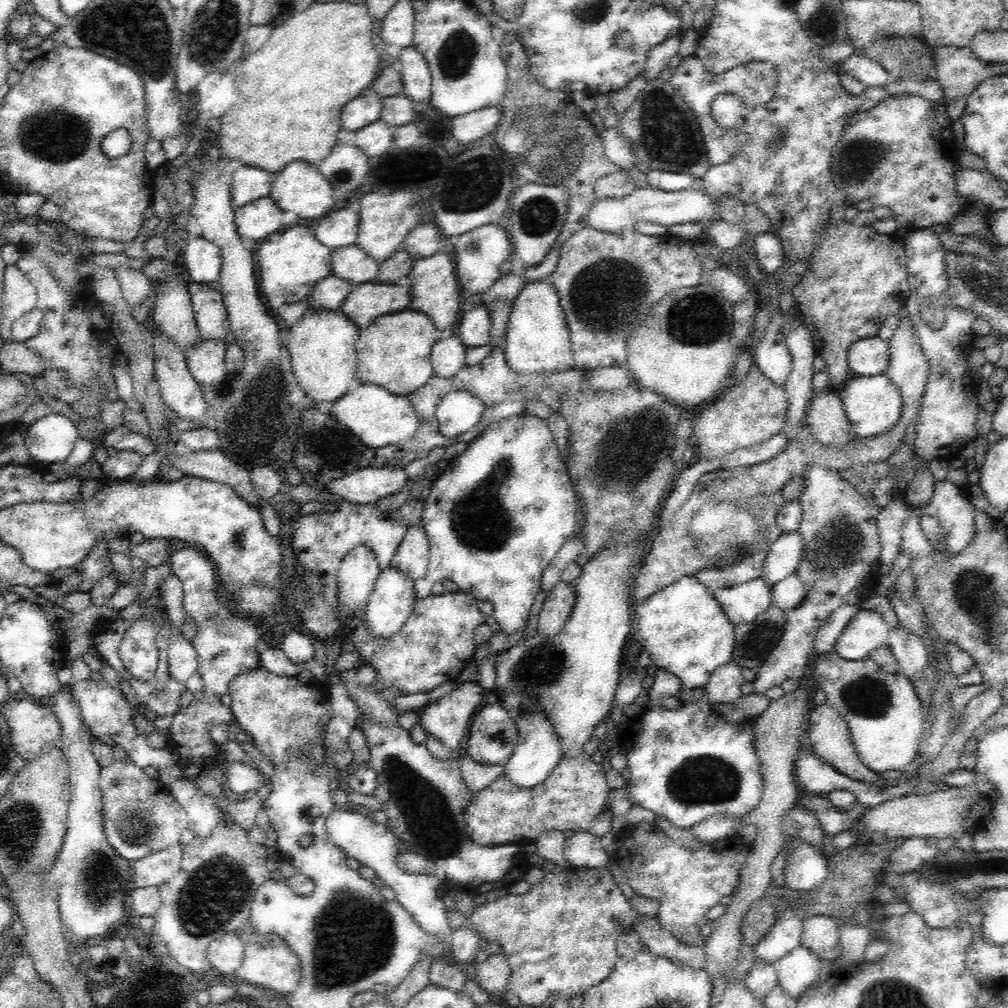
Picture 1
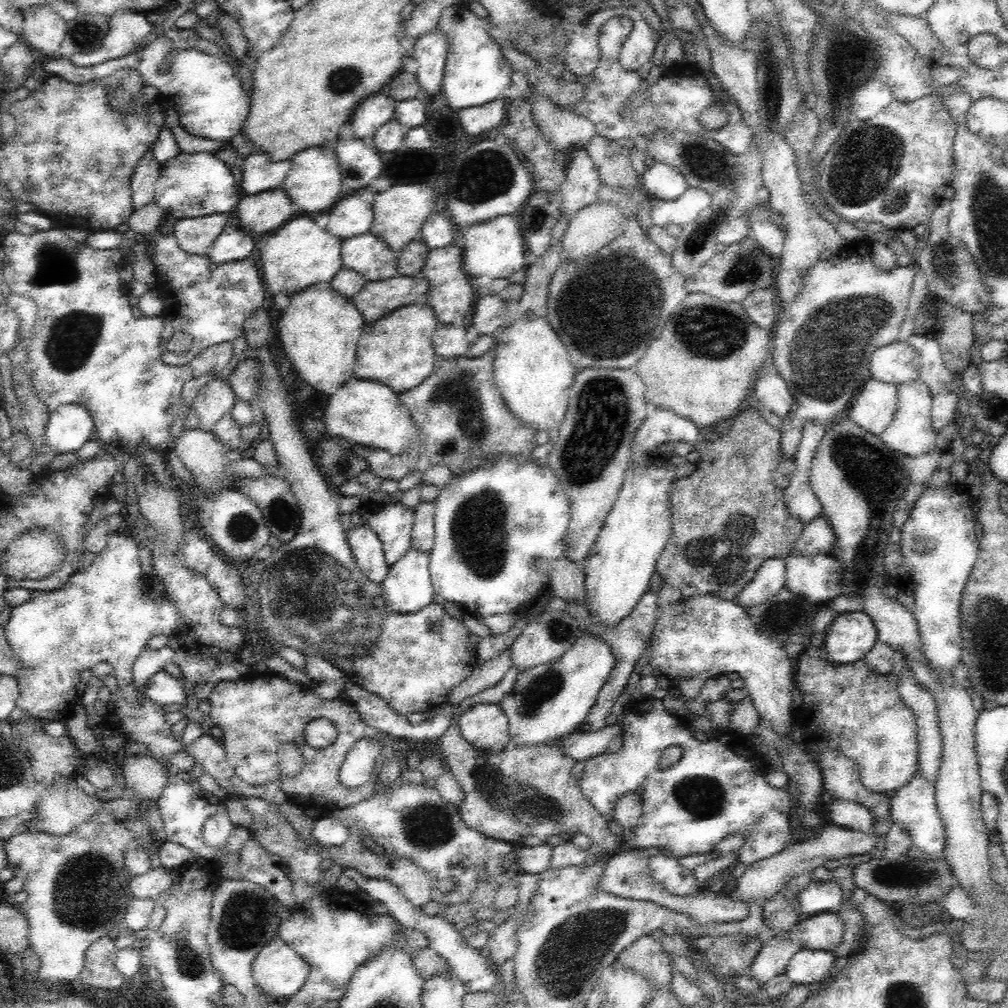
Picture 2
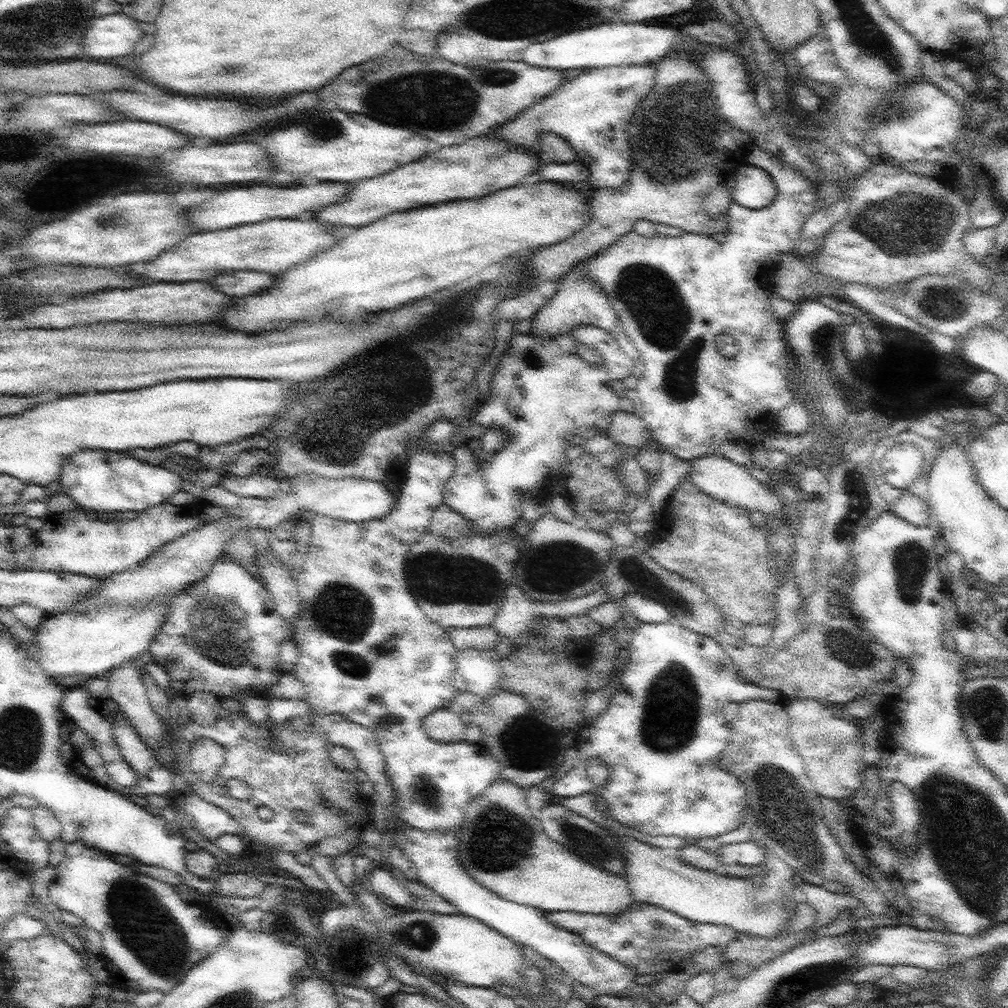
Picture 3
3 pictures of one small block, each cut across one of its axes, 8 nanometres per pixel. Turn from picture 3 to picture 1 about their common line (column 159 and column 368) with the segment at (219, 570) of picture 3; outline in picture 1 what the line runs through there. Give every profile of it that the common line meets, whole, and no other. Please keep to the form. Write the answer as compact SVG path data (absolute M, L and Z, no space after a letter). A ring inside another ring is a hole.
M460 590L418 599L404 626L390 638L374 638L365 625L363 612L341 614L339 598L336 617L338 630L334 635L340 642L350 638L364 659L362 663L376 669L377 686L380 689L398 688L401 694L429 692L444 682L454 681L468 662L479 656L473 634L480 624L488 620L478 607L478 599Z

